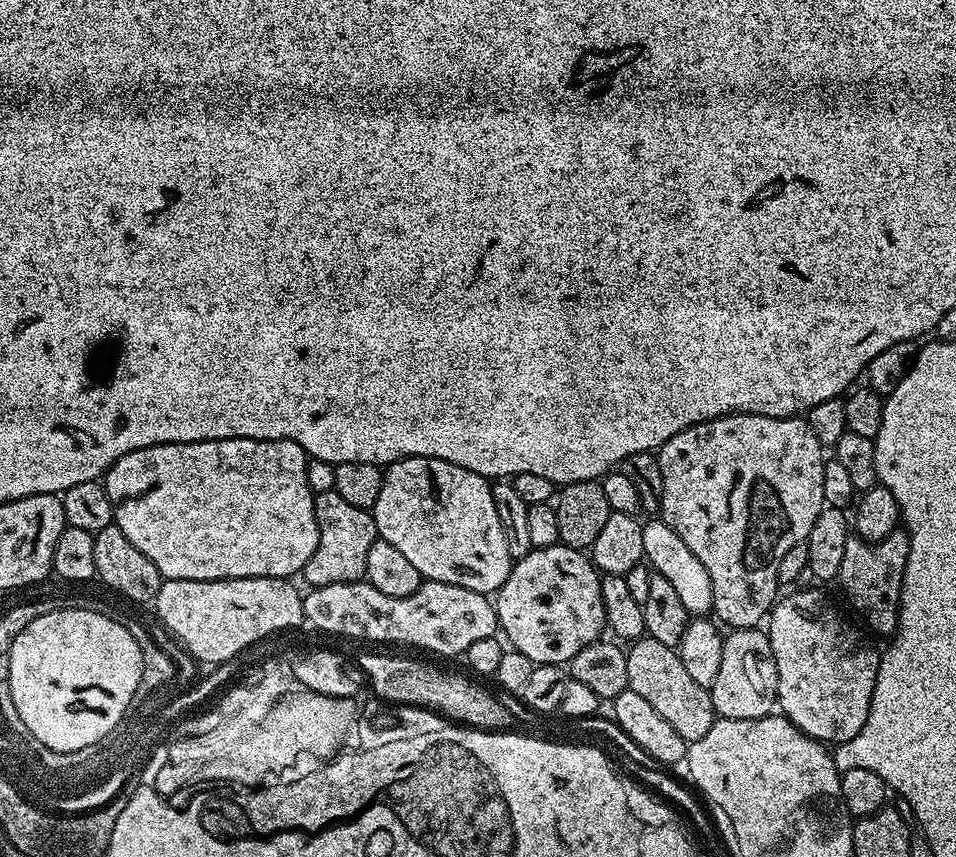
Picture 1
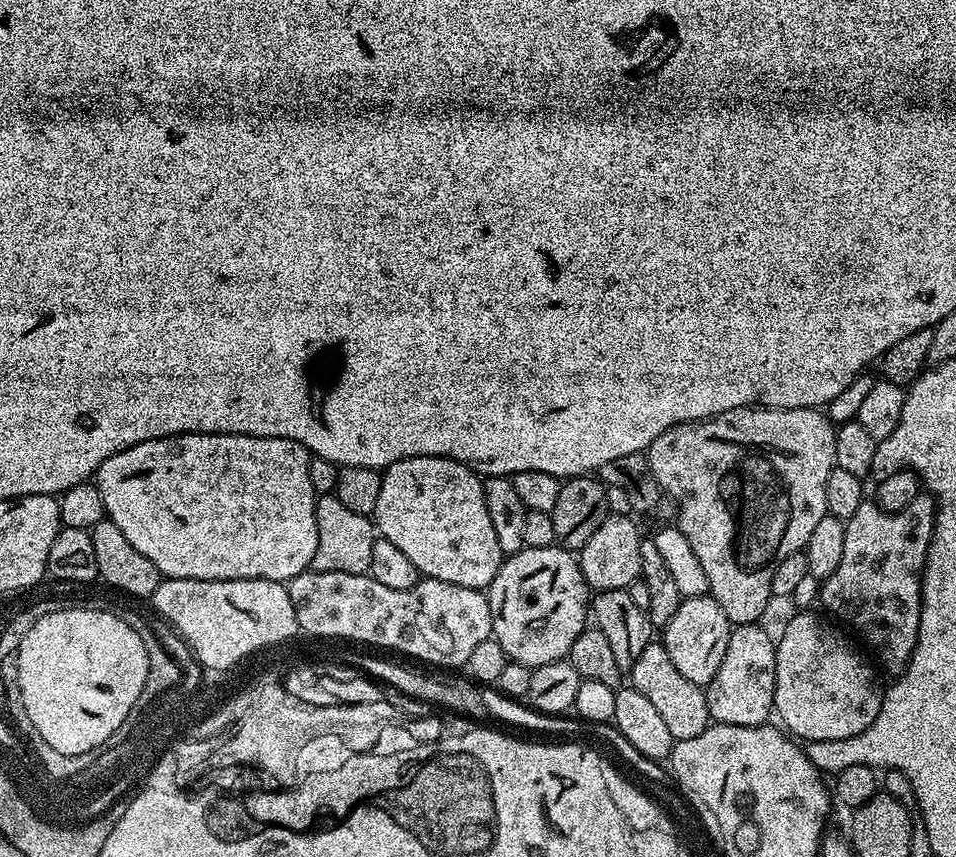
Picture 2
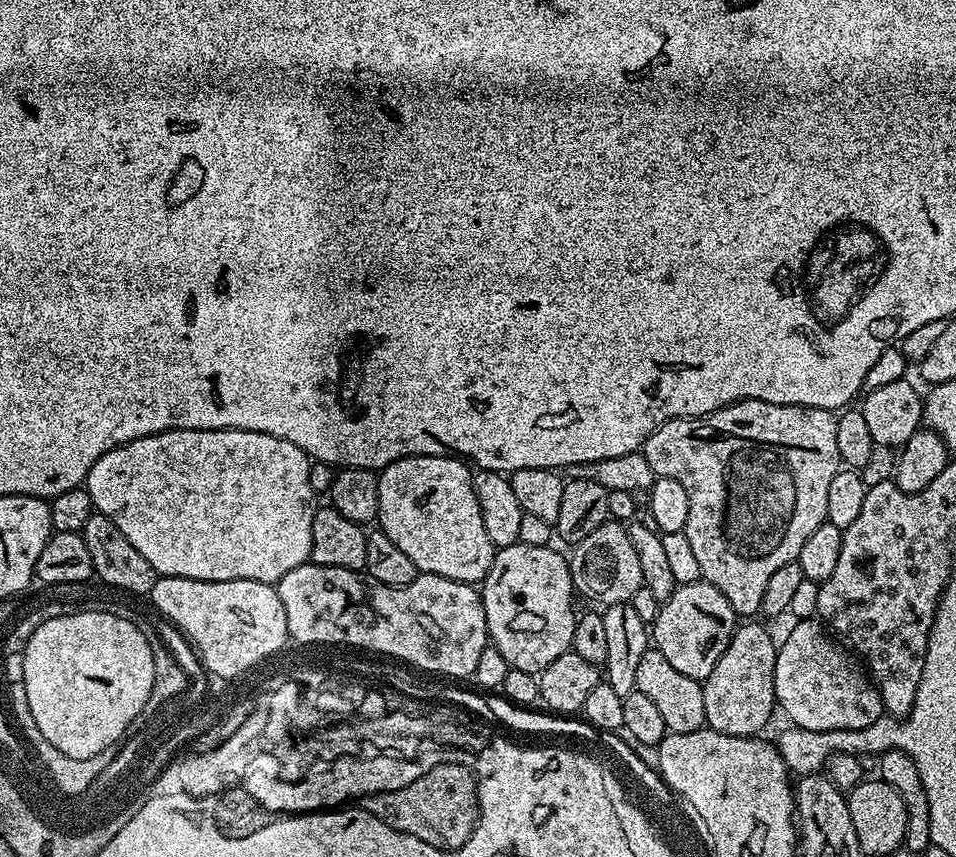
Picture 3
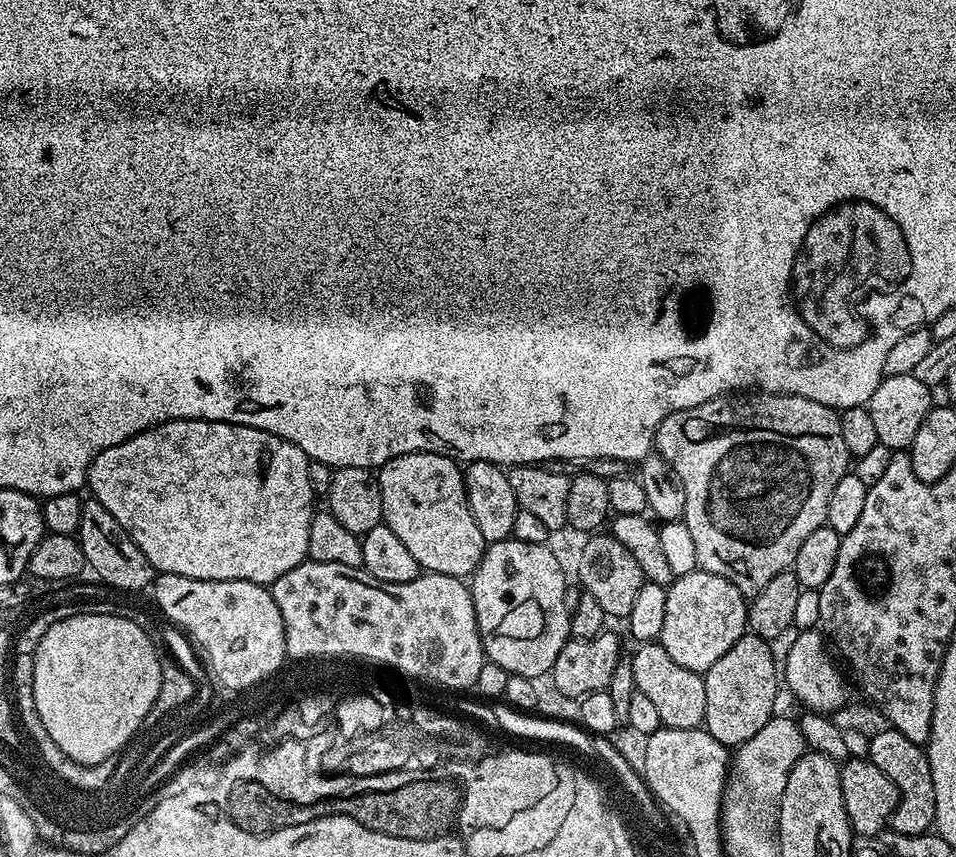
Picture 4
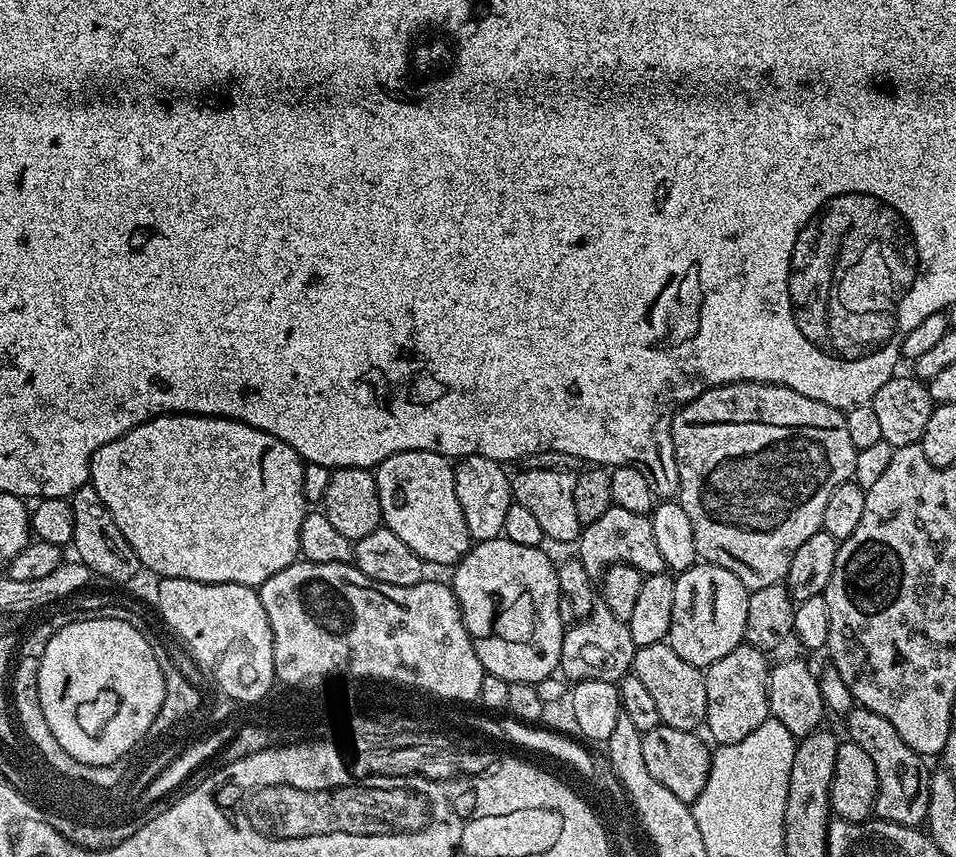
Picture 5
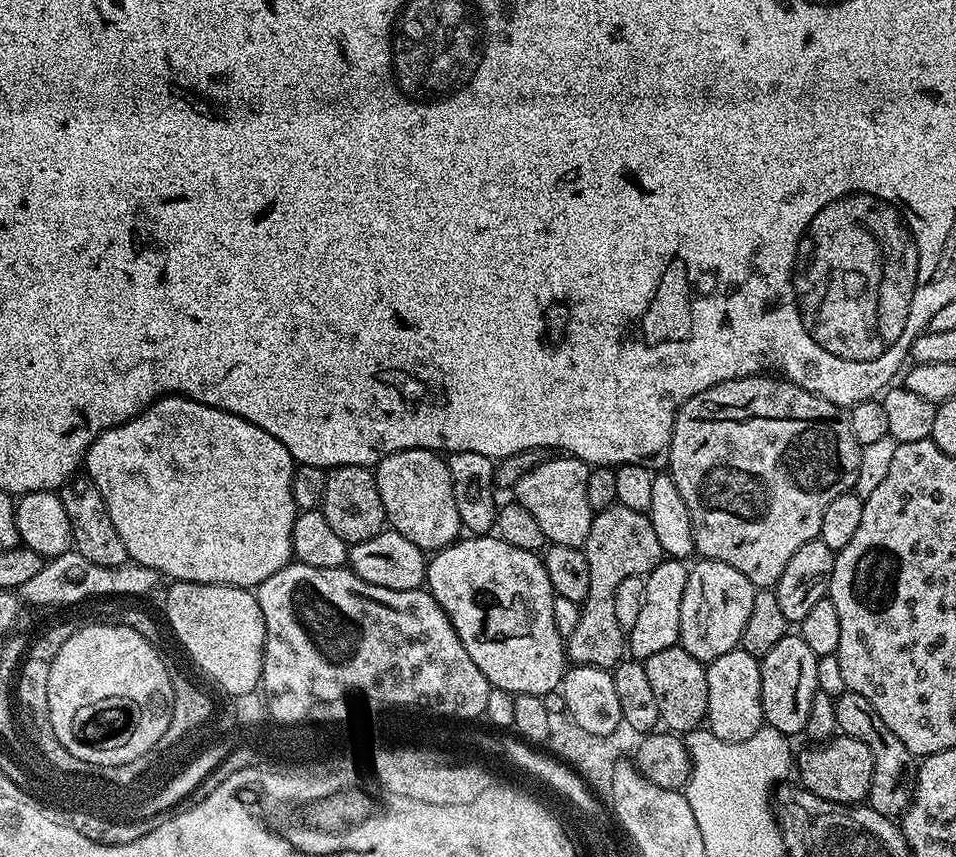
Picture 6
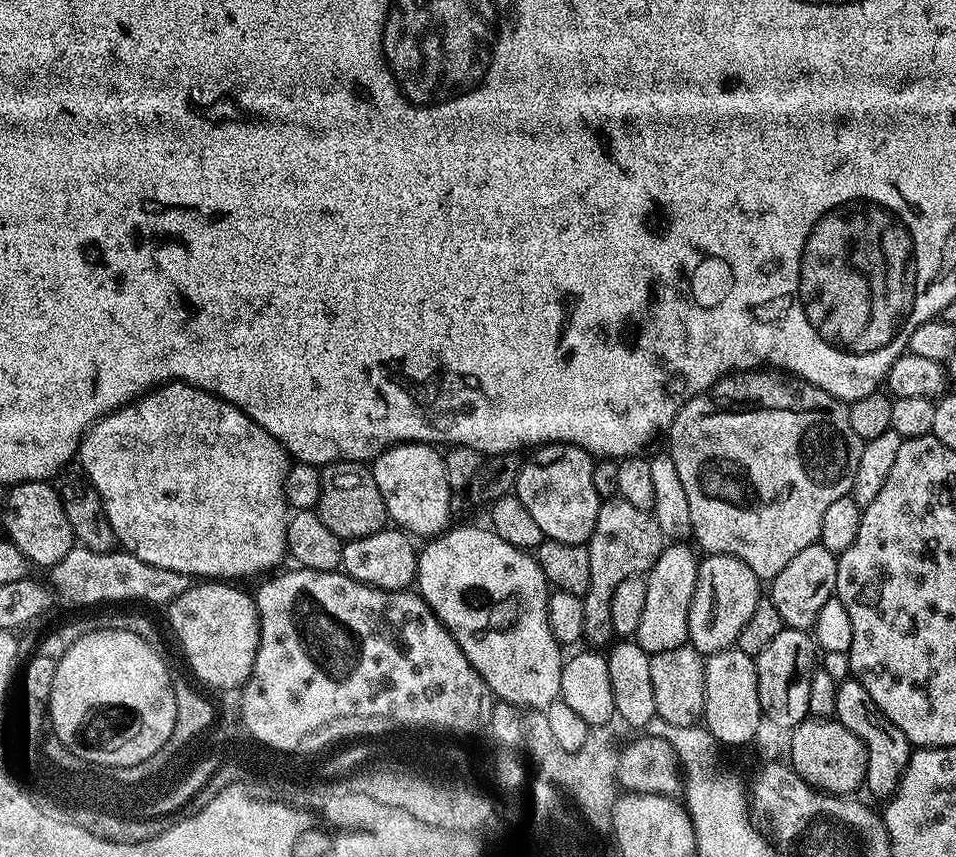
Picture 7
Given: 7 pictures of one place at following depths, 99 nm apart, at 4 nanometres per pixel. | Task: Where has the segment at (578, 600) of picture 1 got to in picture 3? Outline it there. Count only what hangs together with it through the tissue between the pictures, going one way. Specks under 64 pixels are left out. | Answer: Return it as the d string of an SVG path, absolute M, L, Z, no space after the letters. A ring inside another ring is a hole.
M519 543L499 549L486 578L482 581L488 638L491 647L498 649L502 658L506 658L509 668L539 674L546 666L550 666L550 662L554 662L554 658L558 658L572 647L578 615L577 609L572 609L572 575L565 553L563 556L553 548Z

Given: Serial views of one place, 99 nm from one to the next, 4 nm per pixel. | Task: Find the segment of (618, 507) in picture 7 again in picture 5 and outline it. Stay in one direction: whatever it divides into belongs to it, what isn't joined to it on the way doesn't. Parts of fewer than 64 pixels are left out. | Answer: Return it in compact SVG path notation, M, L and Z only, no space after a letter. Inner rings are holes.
M614 506L606 510L606 514L598 518L598 522L583 525L578 547L580 547L578 558L582 566L586 566L586 570L594 578L603 576L604 571L611 564L629 564L639 572L650 576L665 571L662 553L659 552L654 538L651 519L642 514L633 514L630 510L622 510ZM603 606L593 607L592 613L584 620L576 620L565 631L562 638L559 675L568 682L577 680L601 680L620 682L631 673L637 647L625 621L614 618Z

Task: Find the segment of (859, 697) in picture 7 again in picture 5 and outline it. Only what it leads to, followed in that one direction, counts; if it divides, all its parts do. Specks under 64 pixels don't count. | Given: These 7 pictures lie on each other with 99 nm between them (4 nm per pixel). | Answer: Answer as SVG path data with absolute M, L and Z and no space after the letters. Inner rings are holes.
M859 706L853 709L848 716L847 739L862 746L862 750L874 758L874 770L878 774L875 819L907 828L920 828L928 819L930 772L929 769L924 769L925 757L910 750L910 746L902 742L902 734L898 734L898 730L894 730L894 726L890 726L882 714L874 714Z

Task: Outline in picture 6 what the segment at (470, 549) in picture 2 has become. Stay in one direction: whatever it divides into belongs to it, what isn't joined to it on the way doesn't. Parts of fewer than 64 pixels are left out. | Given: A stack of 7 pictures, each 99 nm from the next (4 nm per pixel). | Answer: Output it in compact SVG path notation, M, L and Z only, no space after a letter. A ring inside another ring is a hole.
M425 448L402 450L380 461L374 471L378 494L382 494L384 515L395 532L410 538L414 546L425 550L439 550L456 543L462 525L454 502L448 461L443 455Z

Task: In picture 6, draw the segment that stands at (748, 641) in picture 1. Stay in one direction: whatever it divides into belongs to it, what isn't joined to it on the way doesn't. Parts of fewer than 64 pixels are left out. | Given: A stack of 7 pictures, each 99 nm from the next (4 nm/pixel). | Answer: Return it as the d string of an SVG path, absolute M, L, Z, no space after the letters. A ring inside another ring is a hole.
M737 646L707 665L706 686L708 687L708 731L722 742L746 742L750 734L764 724L762 710L762 678L760 660Z

